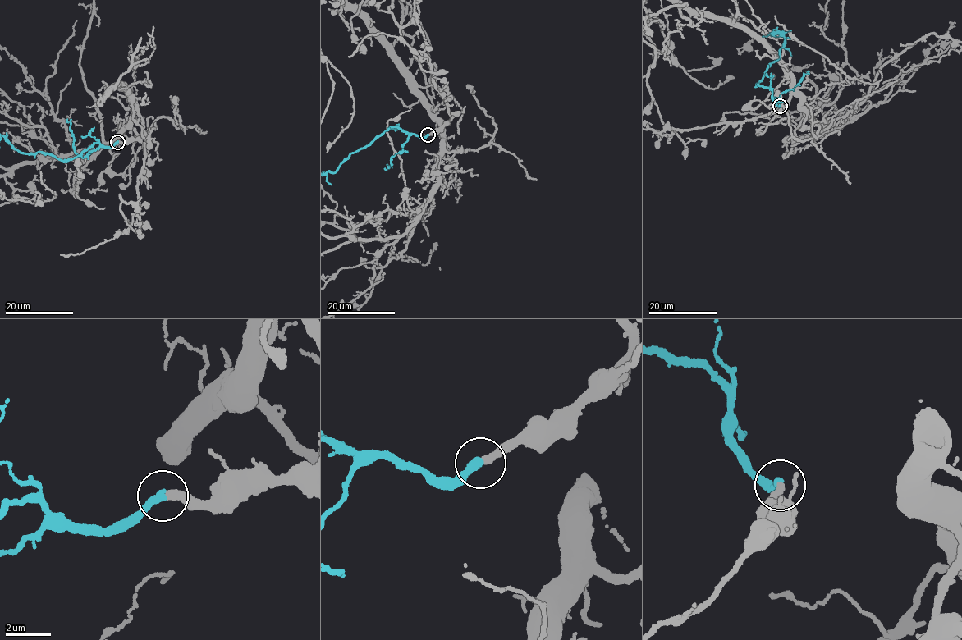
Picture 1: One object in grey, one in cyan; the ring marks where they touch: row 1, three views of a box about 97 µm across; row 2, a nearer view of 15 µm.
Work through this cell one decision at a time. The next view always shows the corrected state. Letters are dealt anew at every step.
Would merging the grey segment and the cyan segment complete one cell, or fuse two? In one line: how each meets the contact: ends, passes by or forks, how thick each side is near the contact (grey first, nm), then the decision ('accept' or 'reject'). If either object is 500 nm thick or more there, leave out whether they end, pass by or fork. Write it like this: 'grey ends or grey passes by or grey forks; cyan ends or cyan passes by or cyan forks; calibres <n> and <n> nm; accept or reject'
grey ends; cyan ends; calibres 360 and 360 nm; accept

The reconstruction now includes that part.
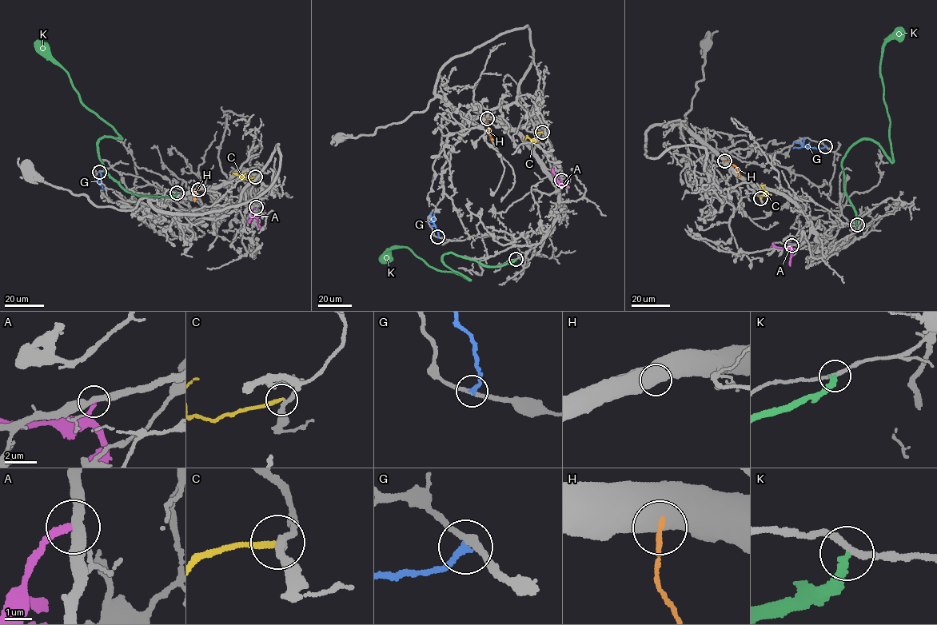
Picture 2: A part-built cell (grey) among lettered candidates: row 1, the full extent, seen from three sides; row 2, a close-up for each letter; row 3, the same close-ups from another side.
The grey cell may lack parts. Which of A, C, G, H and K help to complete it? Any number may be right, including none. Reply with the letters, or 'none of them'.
none of them

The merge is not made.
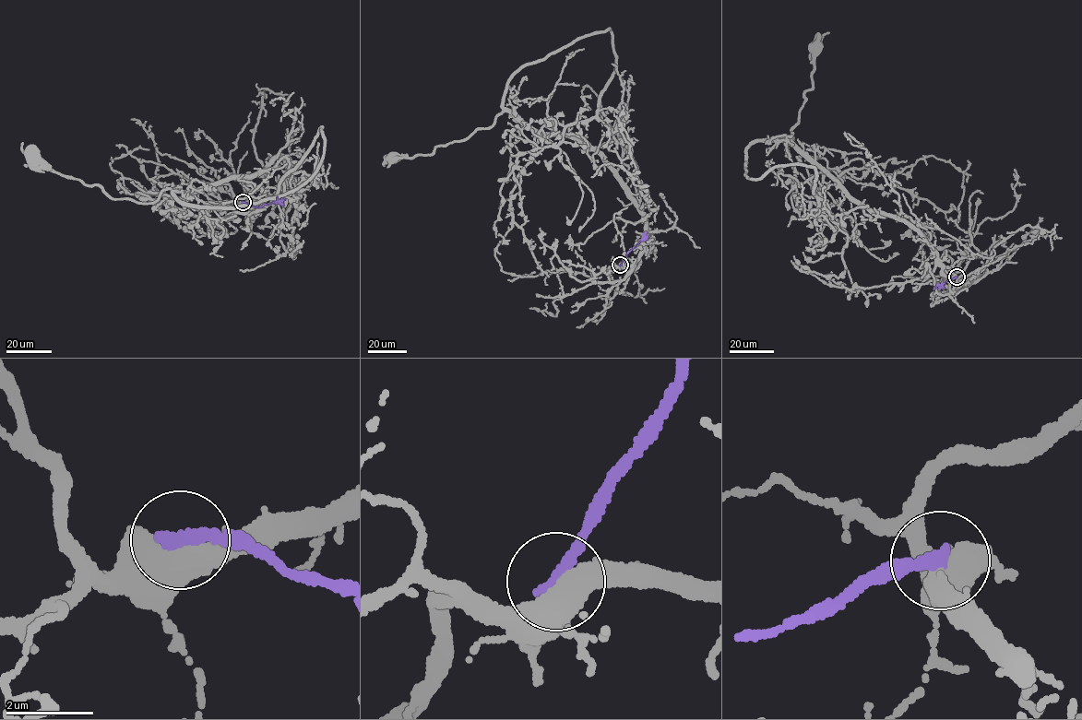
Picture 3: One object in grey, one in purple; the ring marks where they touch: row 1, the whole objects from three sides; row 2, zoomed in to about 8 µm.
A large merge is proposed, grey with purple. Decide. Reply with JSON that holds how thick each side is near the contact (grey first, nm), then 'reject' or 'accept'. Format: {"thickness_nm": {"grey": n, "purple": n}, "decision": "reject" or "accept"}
{"thickness_nm": {"grey": 500, "purple": 280}, "decision": "reject"}

